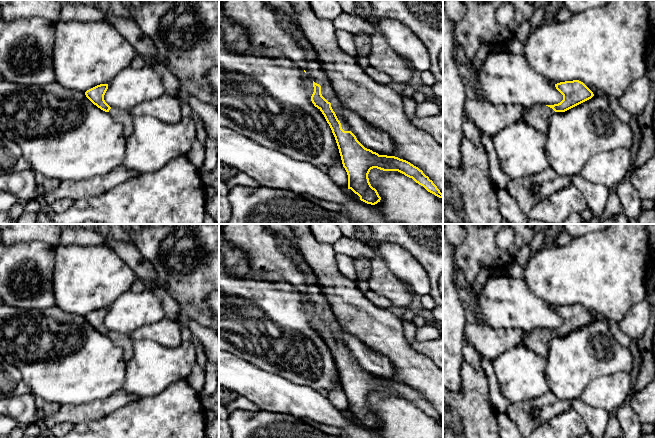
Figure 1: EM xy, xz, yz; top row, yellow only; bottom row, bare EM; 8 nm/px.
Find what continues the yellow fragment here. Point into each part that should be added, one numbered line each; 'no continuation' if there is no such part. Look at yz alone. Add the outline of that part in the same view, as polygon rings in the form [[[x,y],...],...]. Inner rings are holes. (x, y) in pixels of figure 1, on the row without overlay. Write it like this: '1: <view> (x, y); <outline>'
1: yz (537, 340); [[[533,329],[527,331],[526,336],[520,341],[519,345],[526,347],[546,358],[549,350],[549,340],[555,335],[543,329]]]

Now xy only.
1: xy (123, 341); [[[111,332],[108,337],[114,345],[122,349],[124,360],[129,361],[133,356],[133,340],[129,335]]]

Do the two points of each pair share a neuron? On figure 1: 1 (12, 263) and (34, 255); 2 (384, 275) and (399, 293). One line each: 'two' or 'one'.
1: one
2: one

